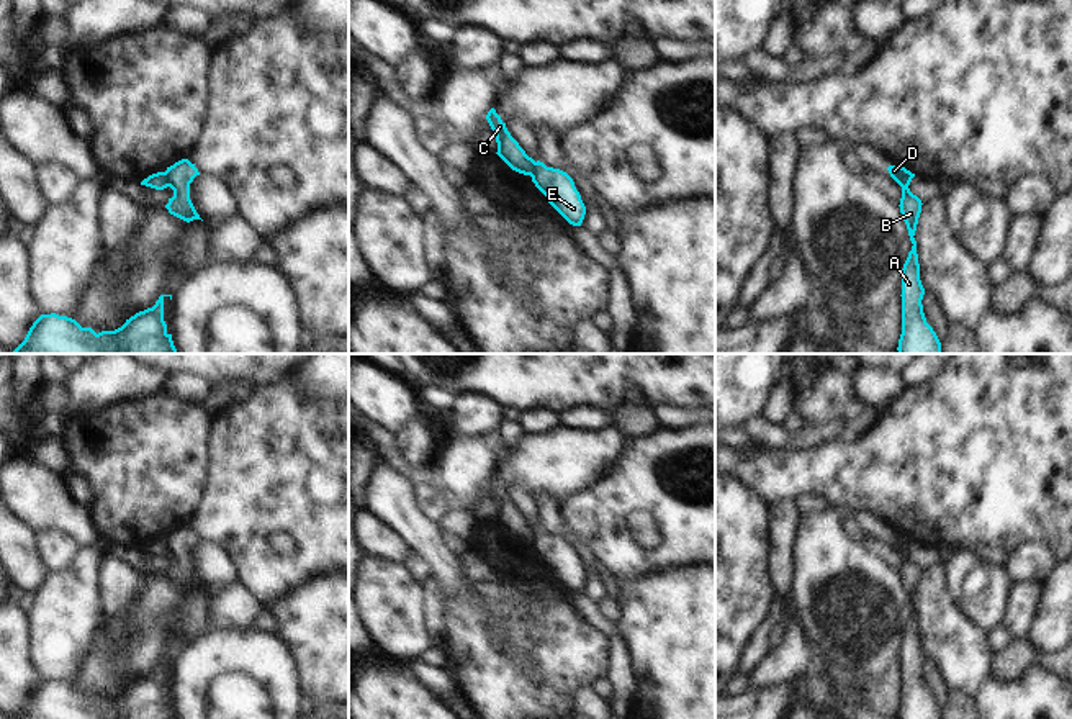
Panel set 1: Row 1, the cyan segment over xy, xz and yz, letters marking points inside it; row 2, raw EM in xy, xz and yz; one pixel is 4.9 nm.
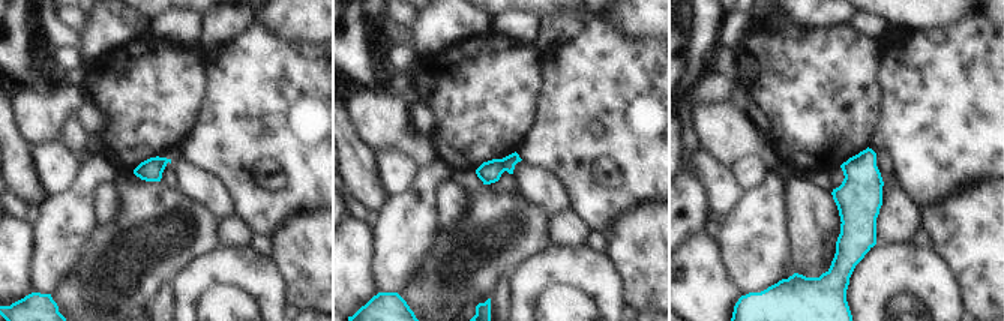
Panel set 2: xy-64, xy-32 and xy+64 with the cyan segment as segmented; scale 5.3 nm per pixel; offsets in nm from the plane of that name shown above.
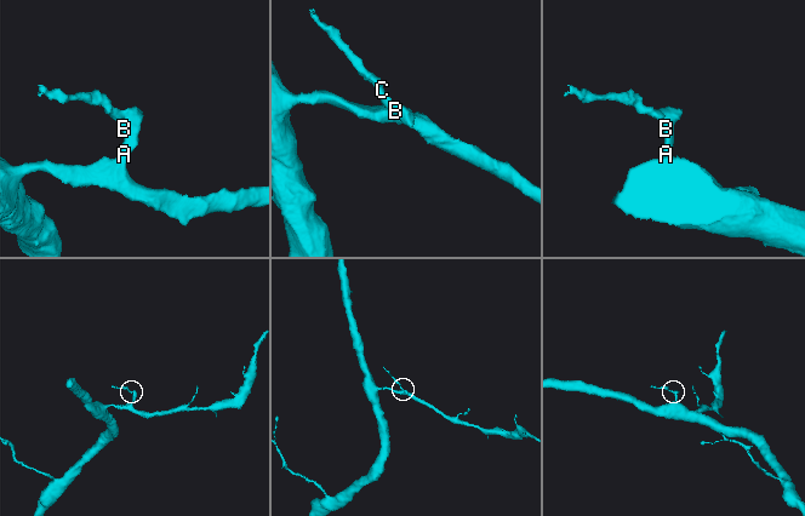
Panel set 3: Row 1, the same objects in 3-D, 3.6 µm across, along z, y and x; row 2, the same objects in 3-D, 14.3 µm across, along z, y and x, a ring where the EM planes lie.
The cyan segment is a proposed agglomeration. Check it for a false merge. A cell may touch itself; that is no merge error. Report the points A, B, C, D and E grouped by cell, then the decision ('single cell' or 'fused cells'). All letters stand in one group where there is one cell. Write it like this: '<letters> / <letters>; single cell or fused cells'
A B D E / C; fused cells

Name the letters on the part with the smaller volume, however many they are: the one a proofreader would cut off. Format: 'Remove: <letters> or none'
Remove: C.

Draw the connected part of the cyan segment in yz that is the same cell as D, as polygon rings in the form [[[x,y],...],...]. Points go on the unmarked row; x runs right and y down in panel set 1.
[[[900,532],[887,534],[890,544],[902,554],[900,580],[907,591],[912,617],[902,635],[902,701],[899,719],[941,719],[941,709],[926,690],[923,680],[925,655],[920,647],[920,631],[917,621],[915,598],[921,580],[921,567],[908,555],[915,540]]]

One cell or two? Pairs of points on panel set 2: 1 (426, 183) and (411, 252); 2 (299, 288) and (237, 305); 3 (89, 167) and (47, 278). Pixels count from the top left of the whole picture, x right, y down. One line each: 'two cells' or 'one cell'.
1: one cell
2: two cells
3: one cell

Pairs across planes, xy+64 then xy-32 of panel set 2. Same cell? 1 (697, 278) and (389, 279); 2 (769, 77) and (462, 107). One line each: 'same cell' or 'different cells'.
1: different cells
2: same cell

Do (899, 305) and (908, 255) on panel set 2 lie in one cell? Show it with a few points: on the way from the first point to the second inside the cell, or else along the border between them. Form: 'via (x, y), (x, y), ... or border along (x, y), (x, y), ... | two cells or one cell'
via (908, 293), (908, 267) | one cell

